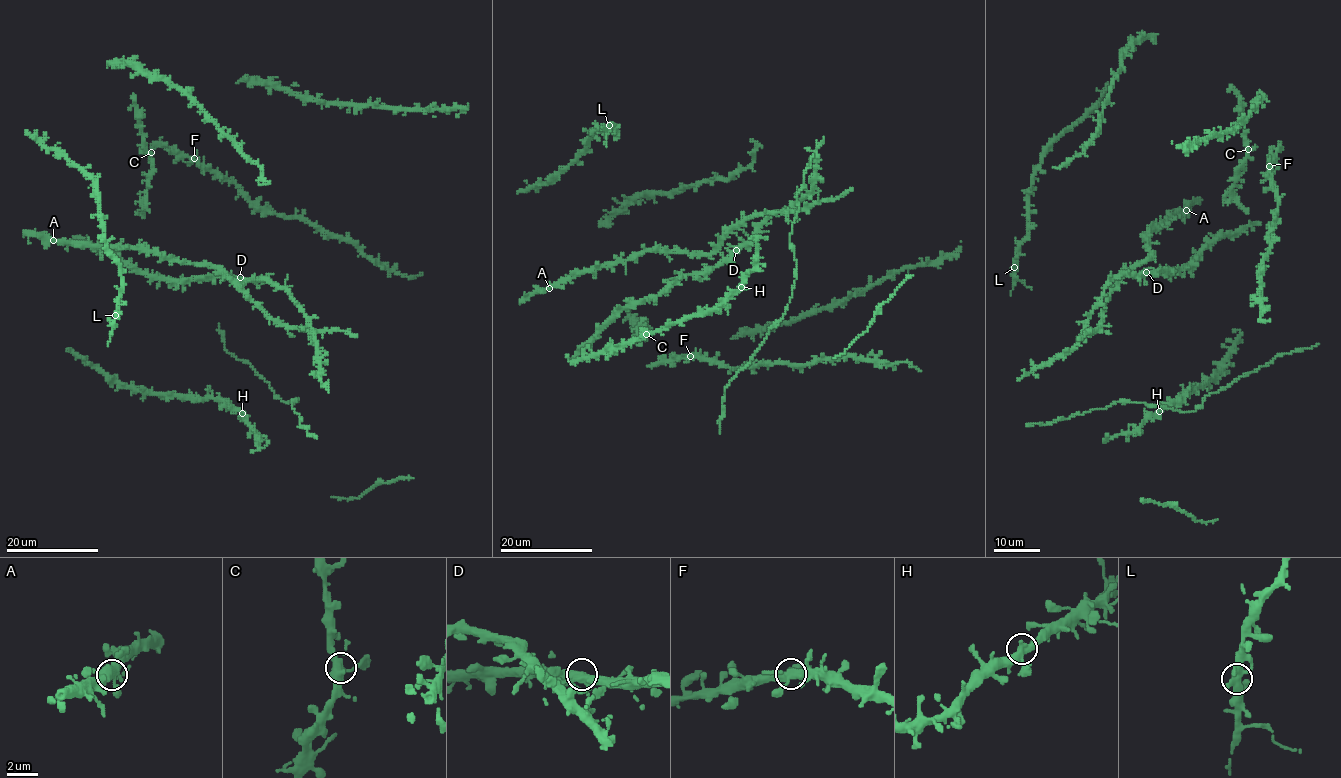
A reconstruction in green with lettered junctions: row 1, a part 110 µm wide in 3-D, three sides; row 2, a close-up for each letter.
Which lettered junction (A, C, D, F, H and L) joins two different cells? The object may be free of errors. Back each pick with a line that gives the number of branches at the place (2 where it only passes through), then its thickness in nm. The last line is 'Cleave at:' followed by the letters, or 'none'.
Cleave at: none

